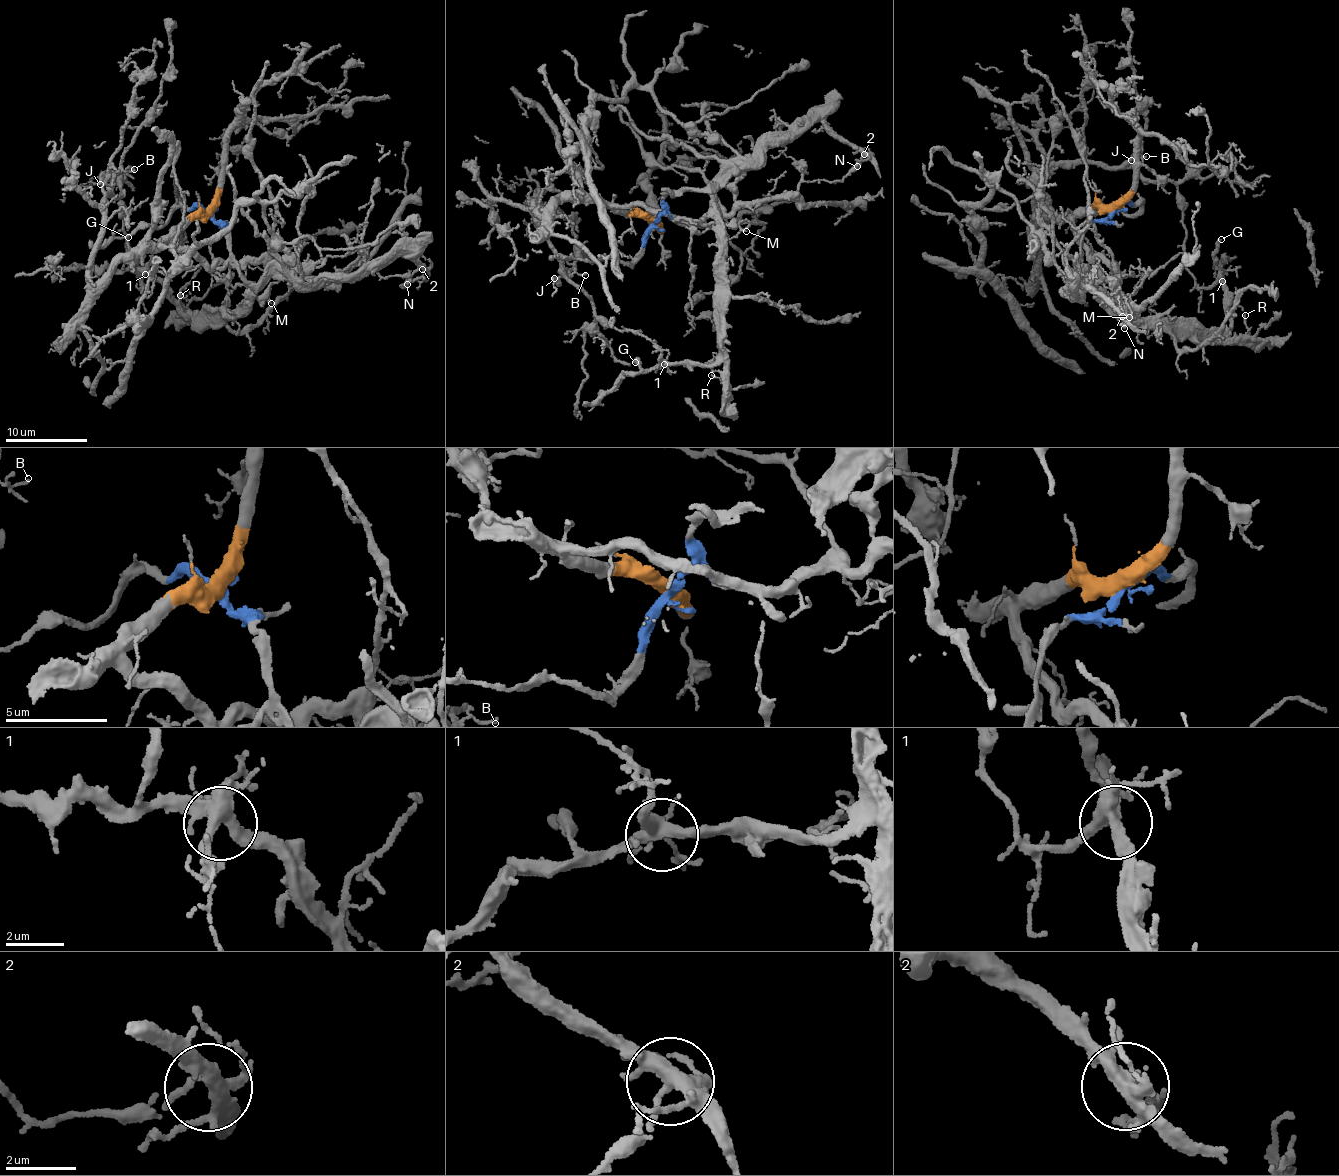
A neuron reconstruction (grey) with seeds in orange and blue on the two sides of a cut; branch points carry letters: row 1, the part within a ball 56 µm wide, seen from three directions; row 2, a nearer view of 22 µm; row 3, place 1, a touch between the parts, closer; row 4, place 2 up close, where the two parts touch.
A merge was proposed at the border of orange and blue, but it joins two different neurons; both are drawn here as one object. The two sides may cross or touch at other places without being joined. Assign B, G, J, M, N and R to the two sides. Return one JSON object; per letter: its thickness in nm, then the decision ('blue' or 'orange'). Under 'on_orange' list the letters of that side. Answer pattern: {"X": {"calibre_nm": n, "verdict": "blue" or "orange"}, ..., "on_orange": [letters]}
{"B": {"calibre_nm": 80, "verdict": "orange"}, "G": {"calibre_nm": 320, "verdict": "blue"}, "J": {"calibre_nm": 400, "verdict": "orange"}, "M": {"calibre_nm": 240, "verdict": "blue"}, "N": {"calibre_nm": 130, "verdict": "blue"}, "R": {"calibre_nm": 130, "verdict": "blue"}, "on_orange": ["B", "J"]}

